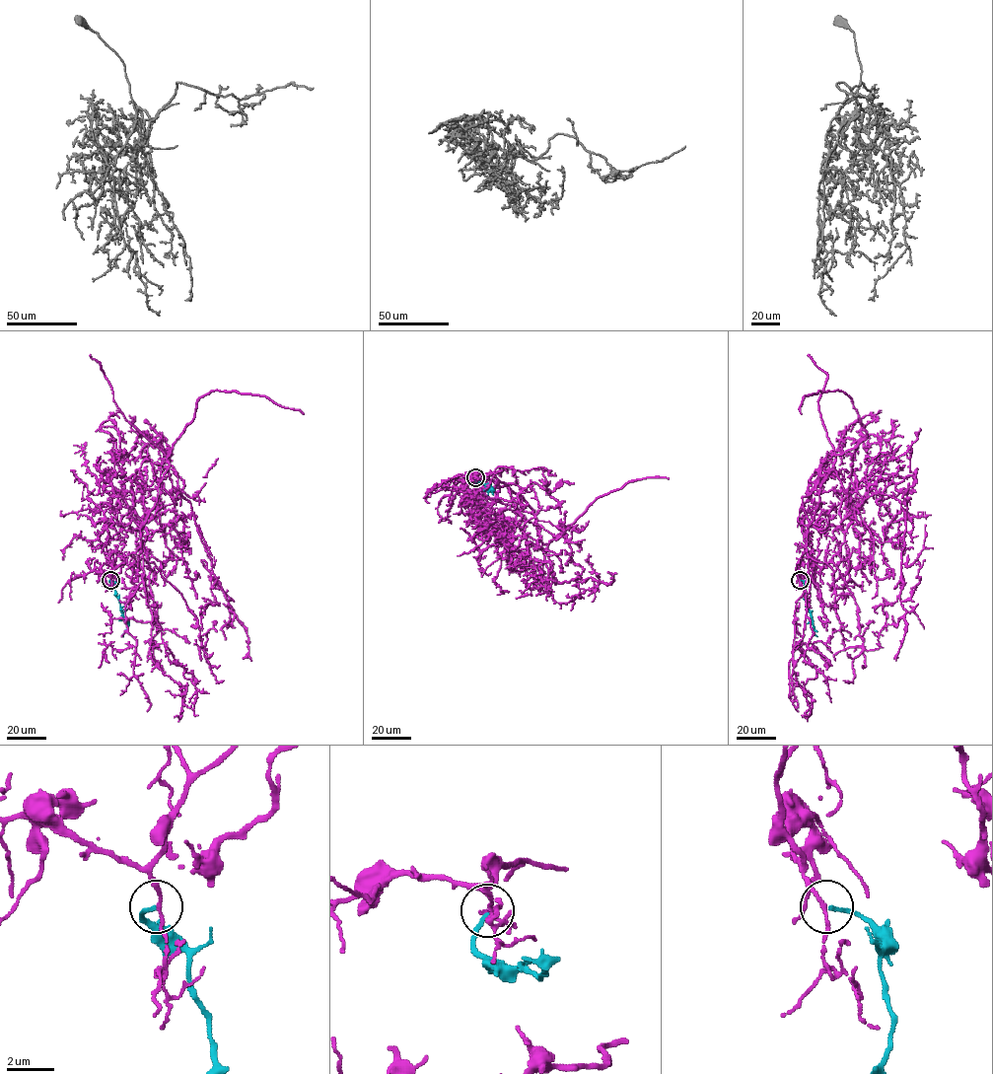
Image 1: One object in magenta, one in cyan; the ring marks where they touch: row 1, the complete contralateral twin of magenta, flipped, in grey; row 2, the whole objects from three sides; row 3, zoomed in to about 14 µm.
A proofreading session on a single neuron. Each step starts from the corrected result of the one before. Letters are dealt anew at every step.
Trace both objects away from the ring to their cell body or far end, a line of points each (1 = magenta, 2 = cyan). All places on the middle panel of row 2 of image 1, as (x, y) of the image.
1: (475, 477), (487, 475), (523, 497), (540, 528), (548, 571), (558, 583), (591, 577), (609, 584), (616, 574)
2: (475, 477), (474, 480), (493, 490), (488, 494)

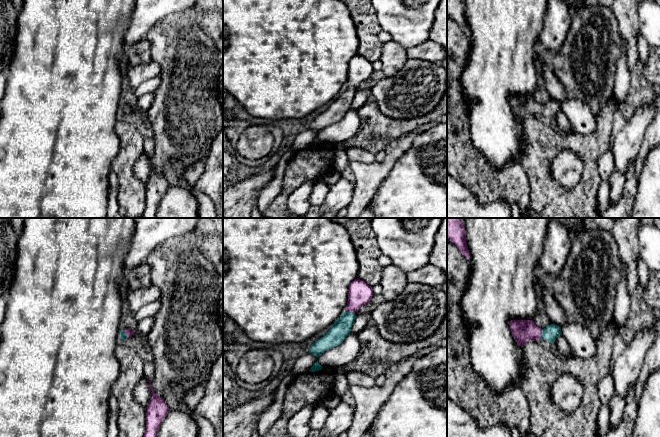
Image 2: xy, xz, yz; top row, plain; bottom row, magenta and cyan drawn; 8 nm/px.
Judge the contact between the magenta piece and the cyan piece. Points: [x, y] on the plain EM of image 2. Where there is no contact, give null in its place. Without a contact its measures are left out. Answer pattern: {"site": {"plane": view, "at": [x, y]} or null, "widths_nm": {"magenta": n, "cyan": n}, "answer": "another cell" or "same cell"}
{"site": {"plane": "yz", "at": [541, 110]}, "widths_nm": {"magenta": 190, "cyan": 120}, "answer": "same cell"}

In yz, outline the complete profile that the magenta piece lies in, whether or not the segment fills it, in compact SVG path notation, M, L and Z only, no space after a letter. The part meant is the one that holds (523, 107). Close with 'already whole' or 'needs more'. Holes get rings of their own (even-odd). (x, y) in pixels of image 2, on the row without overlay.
M511 96L509 102L513 114L521 123L524 123L531 116L539 117L541 115L553 120L556 114L562 111L559 102L550 100L541 105L535 101L533 96Z; needs more

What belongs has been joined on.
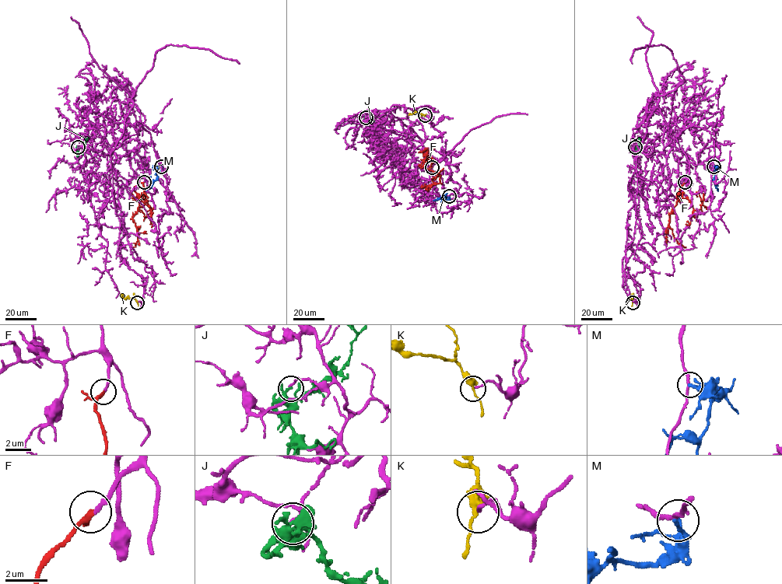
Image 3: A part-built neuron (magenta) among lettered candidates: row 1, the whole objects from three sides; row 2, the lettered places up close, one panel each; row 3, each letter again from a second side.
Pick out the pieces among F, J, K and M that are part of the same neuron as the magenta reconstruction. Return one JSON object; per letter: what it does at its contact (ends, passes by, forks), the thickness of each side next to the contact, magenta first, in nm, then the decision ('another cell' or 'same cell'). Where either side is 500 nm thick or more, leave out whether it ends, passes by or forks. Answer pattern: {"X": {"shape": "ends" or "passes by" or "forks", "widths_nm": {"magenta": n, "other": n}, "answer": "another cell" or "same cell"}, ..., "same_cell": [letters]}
{"F": {"shape": "passes by", "widths_nm": {"magenta": 180, "other": 180}, "answer": "same cell"}, "J": {"shape": "passes by", "widths_nm": {"magenta": 110, "other": 140}, "answer": "another cell"}, "K": {"shape": "passes by", "widths_nm": {"magenta": 170, "other": 340}, "answer": "another cell"}, "M": {"shape": "passes by", "widths_nm": {"magenta": 180, "other": 180}, "answer": "same cell"}, "same_cell": ["F", "M"]}

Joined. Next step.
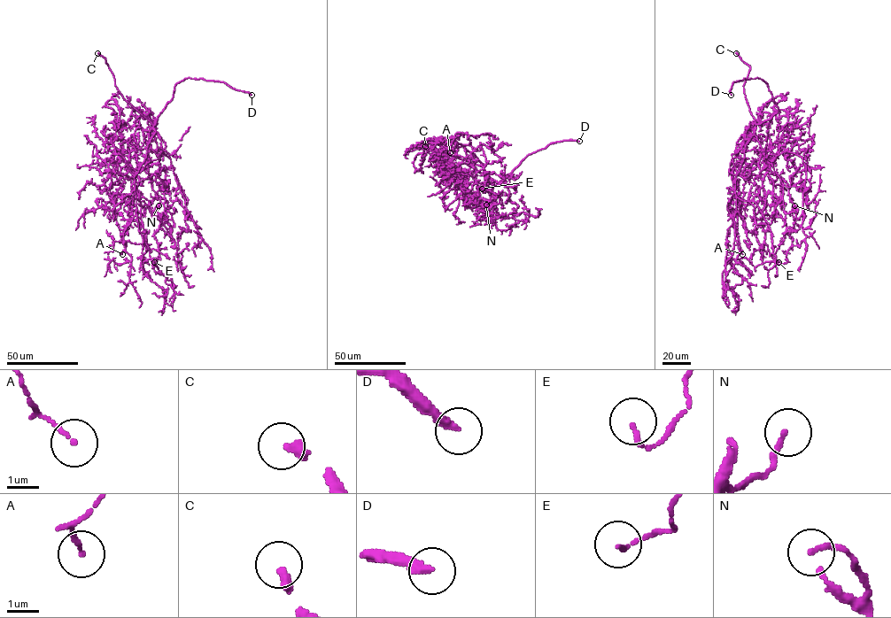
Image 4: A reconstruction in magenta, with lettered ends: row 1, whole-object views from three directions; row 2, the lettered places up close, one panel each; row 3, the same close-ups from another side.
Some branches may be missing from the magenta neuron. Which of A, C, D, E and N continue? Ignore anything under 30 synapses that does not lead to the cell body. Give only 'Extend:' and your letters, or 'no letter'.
Extend: C, D

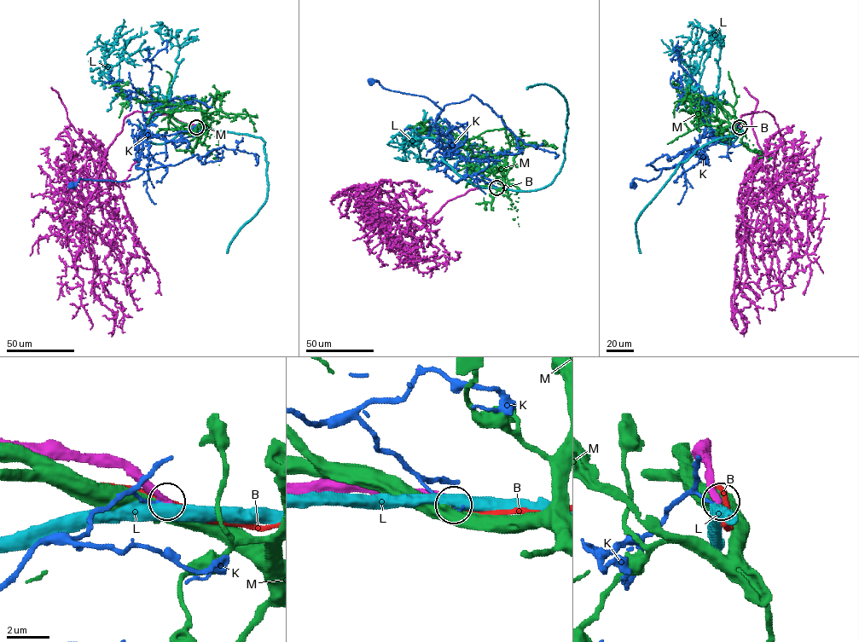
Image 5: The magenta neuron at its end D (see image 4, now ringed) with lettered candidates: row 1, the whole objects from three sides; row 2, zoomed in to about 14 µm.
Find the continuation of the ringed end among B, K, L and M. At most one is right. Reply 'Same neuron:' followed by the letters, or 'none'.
Same neuron: none

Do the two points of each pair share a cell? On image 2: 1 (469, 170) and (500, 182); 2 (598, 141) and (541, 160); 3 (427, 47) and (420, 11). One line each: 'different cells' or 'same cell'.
1: same cell
2: same cell
3: different cells

